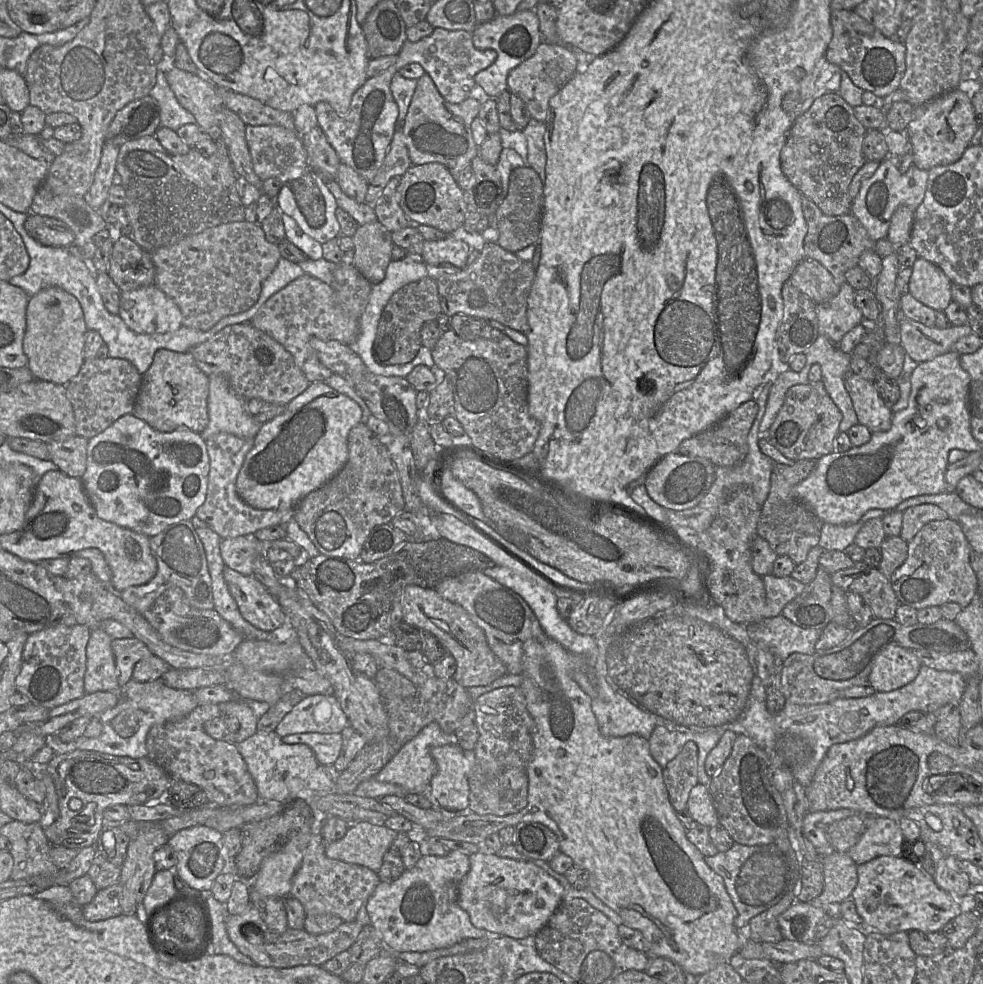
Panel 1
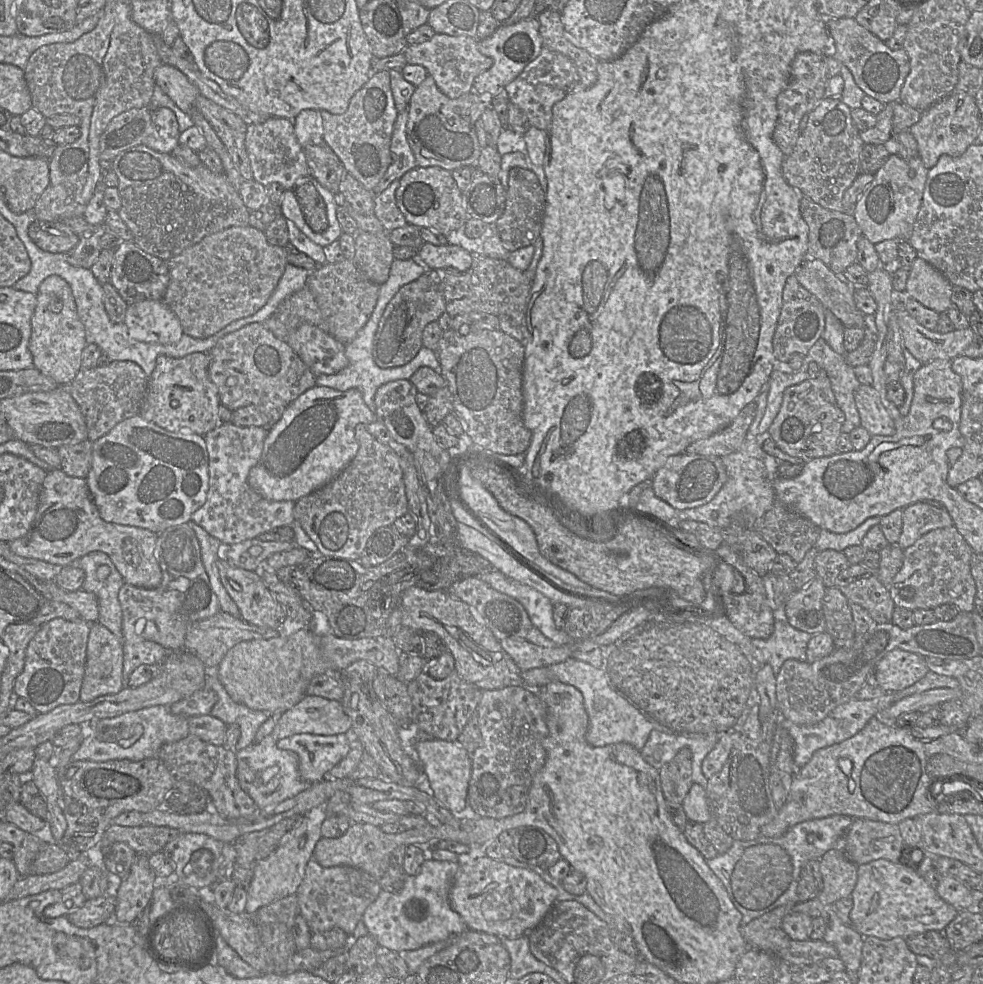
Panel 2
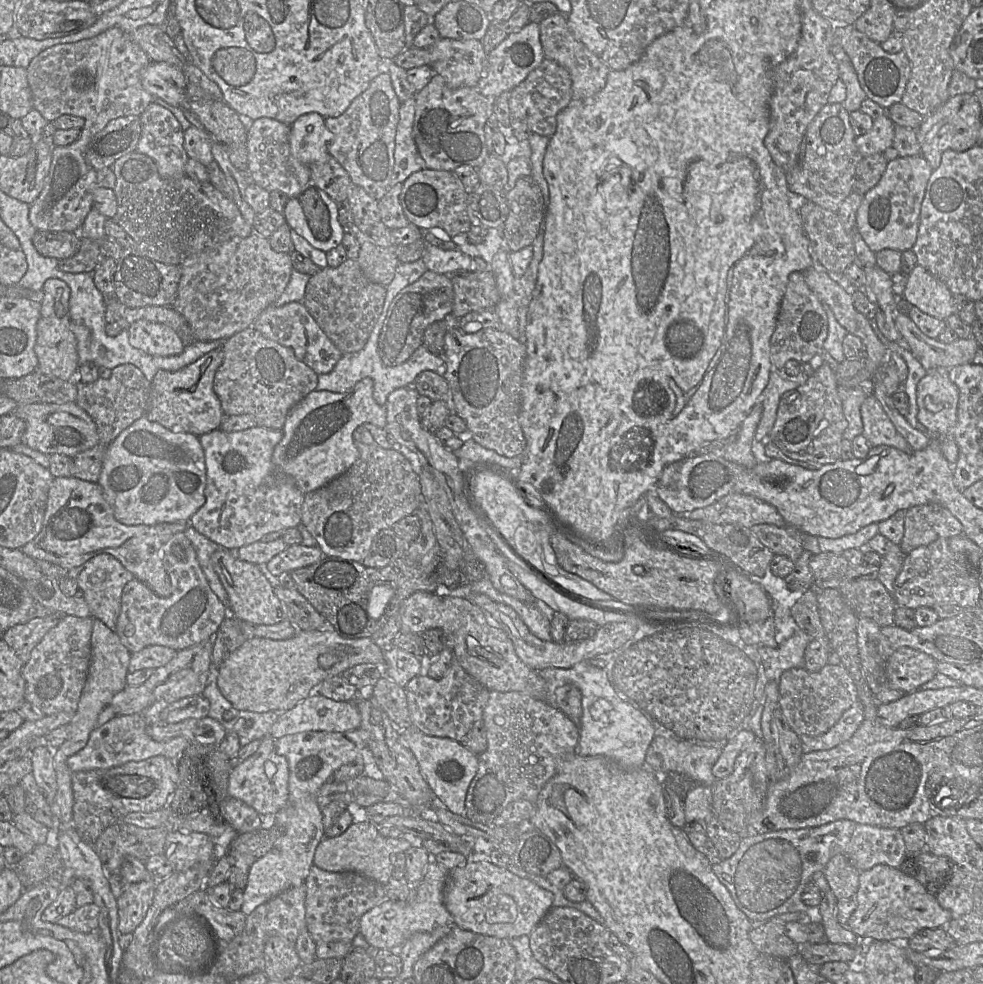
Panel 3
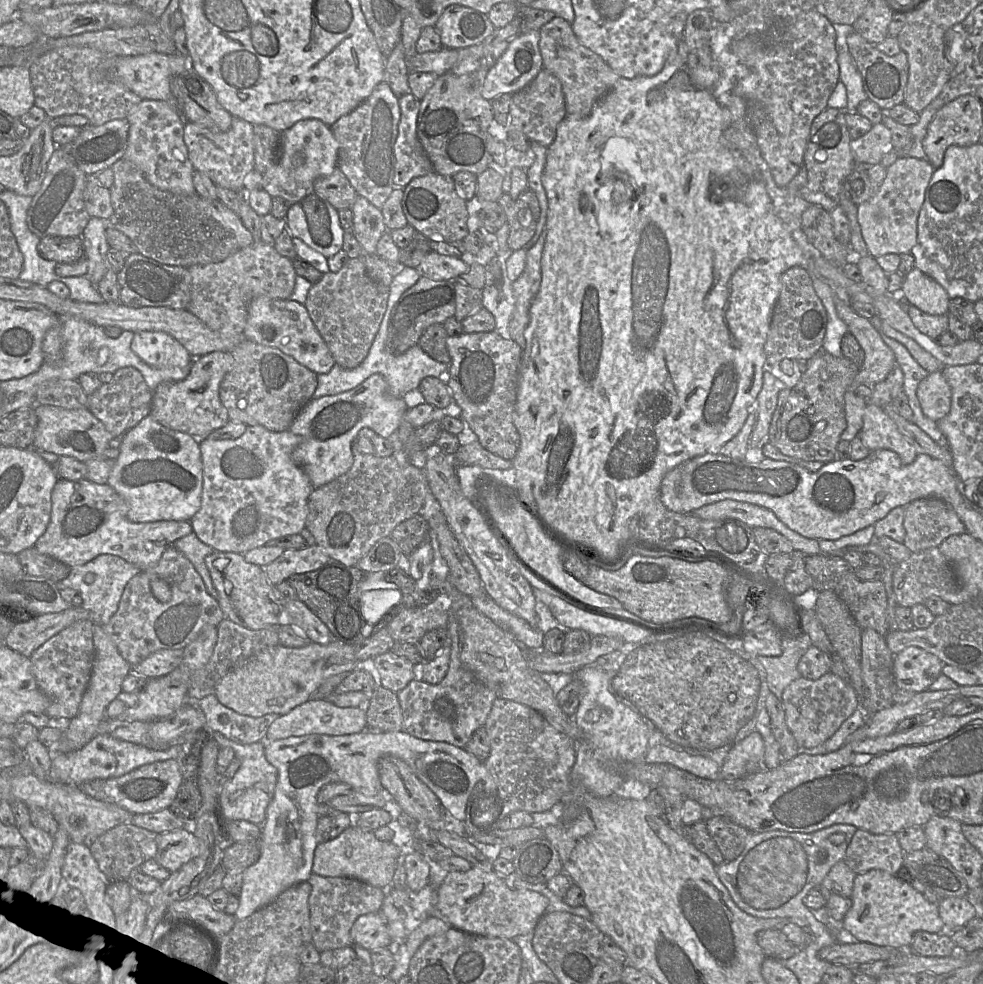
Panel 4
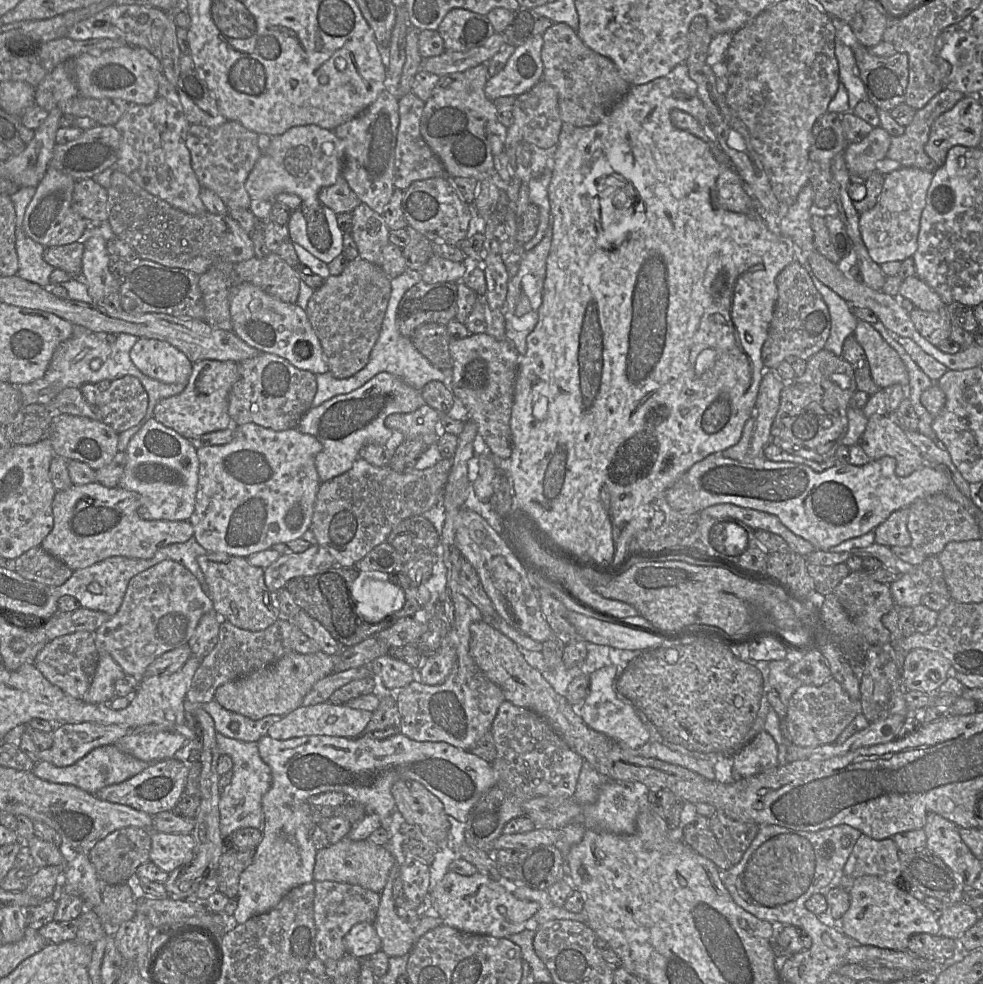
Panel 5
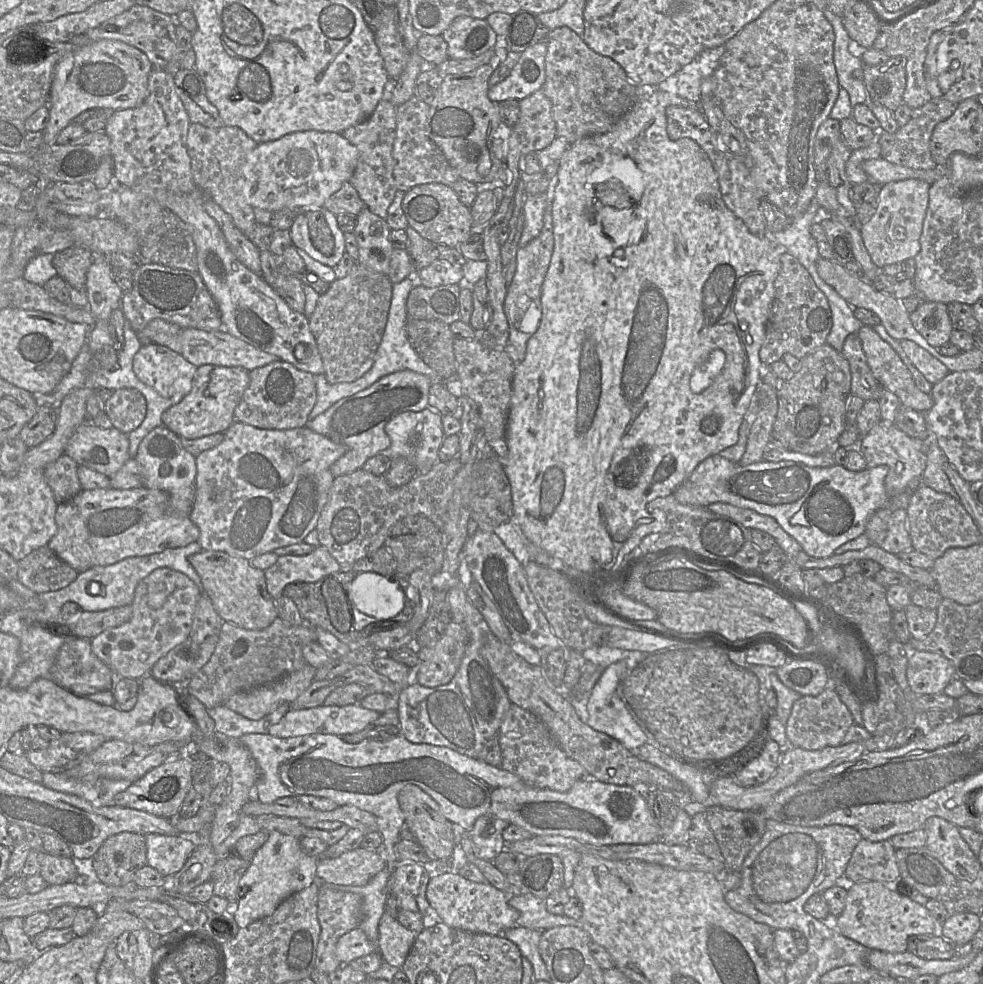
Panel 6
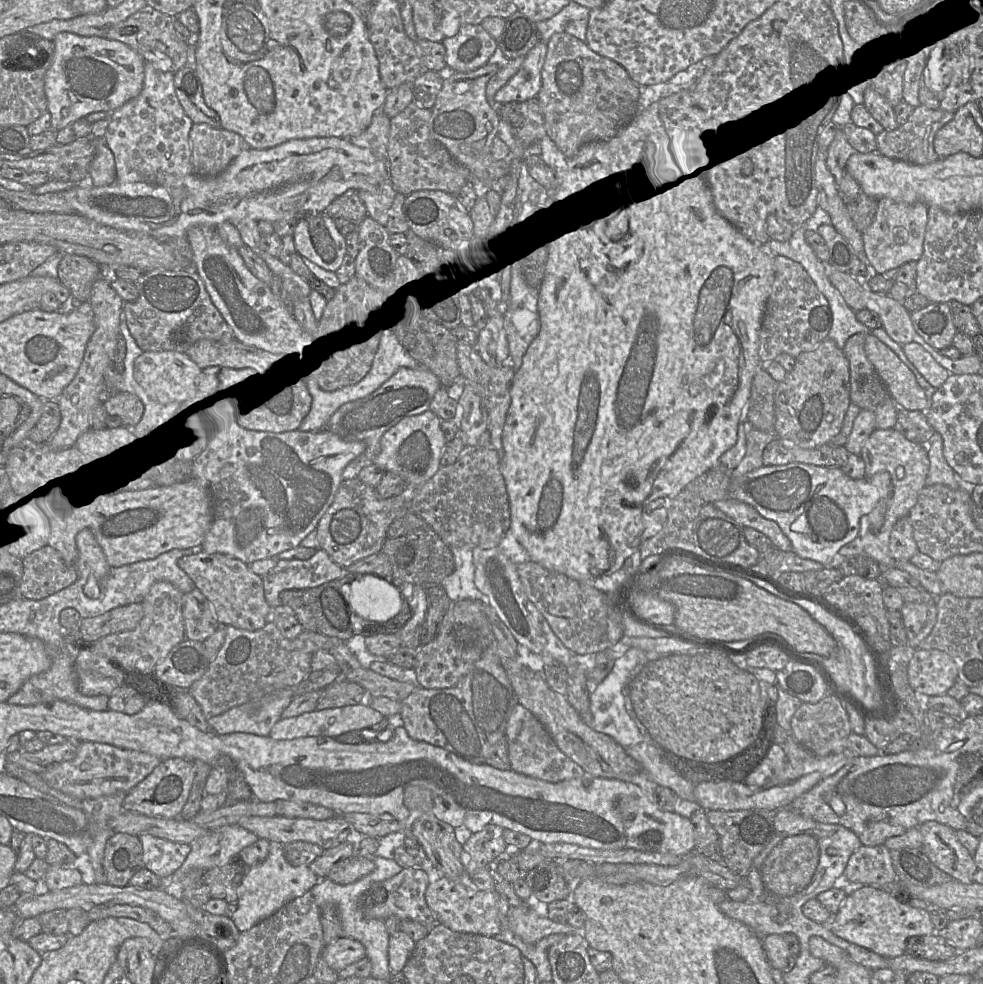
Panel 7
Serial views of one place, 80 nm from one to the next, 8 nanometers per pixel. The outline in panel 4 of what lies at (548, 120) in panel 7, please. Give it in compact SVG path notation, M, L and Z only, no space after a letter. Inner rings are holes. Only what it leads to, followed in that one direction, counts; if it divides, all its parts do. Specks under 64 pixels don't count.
M555 16L543 25L540 34L543 68L560 80L567 116L577 119L588 117L597 101L612 89L620 76L598 54L579 42L572 24L562 17Z

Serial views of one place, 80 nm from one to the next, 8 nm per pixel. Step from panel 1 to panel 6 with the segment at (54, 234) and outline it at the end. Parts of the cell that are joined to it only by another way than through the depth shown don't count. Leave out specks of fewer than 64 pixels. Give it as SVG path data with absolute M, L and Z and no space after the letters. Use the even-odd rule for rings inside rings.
M73 245L53 256L53 266L64 281L77 290L85 290L86 275L94 260L85 247Z

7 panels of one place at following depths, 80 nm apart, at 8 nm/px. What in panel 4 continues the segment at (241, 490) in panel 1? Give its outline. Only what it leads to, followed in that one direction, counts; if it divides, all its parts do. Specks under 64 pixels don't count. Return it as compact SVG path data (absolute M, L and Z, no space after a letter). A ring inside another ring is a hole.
M373 374L352 390L336 395L311 399L296 415L289 430L300 438L300 443L293 450L291 457L309 477L313 488L321 487L346 473L352 466L354 456L352 446L363 428L370 428L383 438L388 438L395 432L409 406L404 397L393 397L388 392L385 378Z

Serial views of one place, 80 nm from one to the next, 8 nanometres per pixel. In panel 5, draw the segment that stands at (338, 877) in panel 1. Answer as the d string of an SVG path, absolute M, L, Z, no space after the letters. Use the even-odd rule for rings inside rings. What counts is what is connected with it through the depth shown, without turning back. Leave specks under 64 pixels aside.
M314 881L315 957L322 962L339 959L346 954L343 938L357 923L373 923L380 903L380 894L359 885L333 881Z

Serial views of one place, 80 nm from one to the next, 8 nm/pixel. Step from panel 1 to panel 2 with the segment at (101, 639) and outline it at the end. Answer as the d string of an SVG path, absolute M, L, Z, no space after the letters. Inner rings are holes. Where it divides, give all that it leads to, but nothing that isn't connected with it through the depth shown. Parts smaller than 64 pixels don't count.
M94 622L88 638L80 701L90 702L99 696L116 694L123 688L123 639Z

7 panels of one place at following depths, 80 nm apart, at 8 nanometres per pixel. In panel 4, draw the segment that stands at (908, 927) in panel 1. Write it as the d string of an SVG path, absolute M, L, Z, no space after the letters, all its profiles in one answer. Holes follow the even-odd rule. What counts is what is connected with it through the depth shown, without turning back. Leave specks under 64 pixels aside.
M873 869L857 874L851 899L852 906L842 920L842 927L858 942L895 950L909 950L916 932L946 931L945 924L939 915L938 905L930 903L910 883L885 871Z

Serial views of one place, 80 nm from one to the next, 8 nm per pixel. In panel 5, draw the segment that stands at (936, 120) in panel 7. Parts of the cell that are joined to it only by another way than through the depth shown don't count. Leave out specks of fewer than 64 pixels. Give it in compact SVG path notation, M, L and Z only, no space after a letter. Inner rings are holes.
M942 89L923 108L916 110L912 122L905 127L902 135L891 137L891 144L886 157L898 161L903 167L915 167L934 172L938 166L925 152L931 126L942 113L951 109L964 96L960 91Z

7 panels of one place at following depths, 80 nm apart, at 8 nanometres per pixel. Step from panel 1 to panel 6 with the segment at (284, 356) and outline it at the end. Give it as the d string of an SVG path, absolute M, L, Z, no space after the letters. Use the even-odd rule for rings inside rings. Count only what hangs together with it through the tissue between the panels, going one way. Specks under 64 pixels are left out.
M277 360L249 371L249 384L235 408L236 421L260 429L288 430L304 427L316 402L314 376Z

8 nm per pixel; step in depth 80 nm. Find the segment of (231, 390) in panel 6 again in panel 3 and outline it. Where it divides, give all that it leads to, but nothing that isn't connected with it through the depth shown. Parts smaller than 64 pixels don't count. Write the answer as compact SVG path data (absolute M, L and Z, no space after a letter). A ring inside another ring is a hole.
M219 348L208 352L178 371L159 370L151 382L146 418L174 433L191 433L198 437L219 429L225 419L225 414L214 392L213 383L215 373L222 362L223 352Z

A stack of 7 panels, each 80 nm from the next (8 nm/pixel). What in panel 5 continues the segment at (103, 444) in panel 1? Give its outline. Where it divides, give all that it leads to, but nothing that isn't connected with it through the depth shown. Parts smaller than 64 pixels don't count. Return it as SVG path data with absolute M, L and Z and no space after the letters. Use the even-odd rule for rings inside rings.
M152 417L131 438L125 454L126 463L118 487L139 495L139 516L144 520L188 521L195 509L199 472L197 449L190 440Z

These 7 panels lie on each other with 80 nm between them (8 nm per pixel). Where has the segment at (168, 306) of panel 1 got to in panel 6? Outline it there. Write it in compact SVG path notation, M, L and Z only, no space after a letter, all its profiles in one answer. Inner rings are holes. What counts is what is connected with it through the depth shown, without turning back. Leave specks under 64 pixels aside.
M152 342L142 344L133 357L133 371L162 397L187 395L197 367L170 348Z

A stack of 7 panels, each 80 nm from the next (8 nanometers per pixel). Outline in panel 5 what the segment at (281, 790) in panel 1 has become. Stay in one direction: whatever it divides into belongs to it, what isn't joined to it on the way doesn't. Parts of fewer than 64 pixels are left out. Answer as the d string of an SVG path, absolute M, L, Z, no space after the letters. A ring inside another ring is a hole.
M216 731L220 755L228 755L233 761L230 786L220 795L220 832L225 841L240 828L257 828L263 833L264 814L262 798L272 784L270 767L262 760L257 742L244 742L228 738Z

